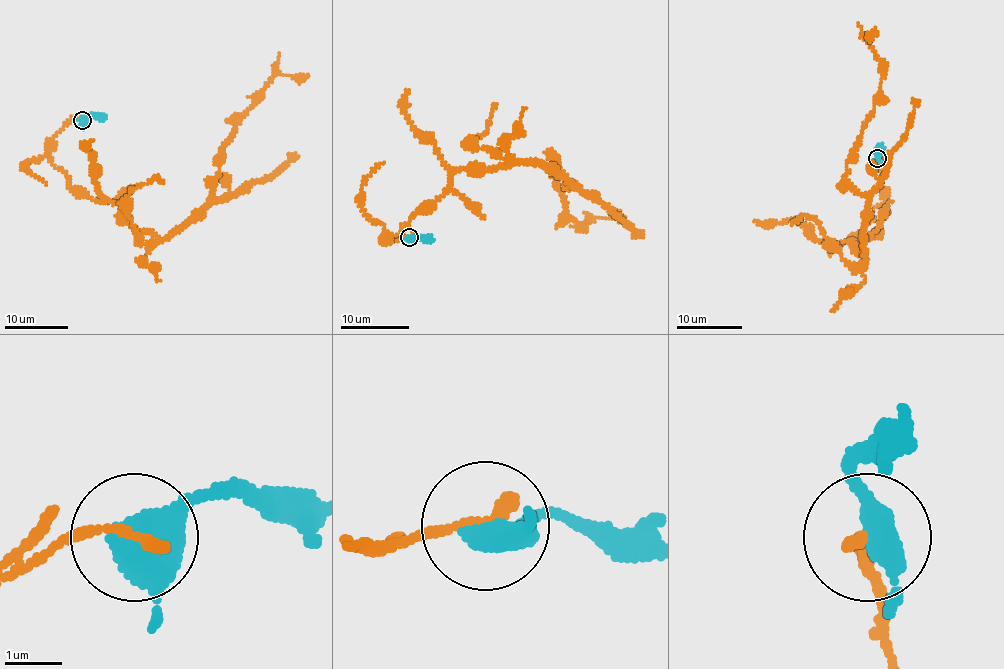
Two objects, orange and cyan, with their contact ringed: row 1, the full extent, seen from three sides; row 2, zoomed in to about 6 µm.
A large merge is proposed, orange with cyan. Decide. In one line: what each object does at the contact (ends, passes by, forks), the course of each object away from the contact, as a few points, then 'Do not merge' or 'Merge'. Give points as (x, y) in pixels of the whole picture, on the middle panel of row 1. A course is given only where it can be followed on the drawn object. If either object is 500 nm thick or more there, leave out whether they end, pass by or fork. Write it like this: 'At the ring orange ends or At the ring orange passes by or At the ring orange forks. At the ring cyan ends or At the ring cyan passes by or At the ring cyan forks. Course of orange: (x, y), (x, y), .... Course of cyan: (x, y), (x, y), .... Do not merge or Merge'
Course of orange: (409, 236), (386, 240), (457, 170), (519, 162), (556, 173), (557, 159), (565, 212), (578, 227), (626, 222). Course of cyan: (409, 236), (427, 237), (432, 241). Do not merge

